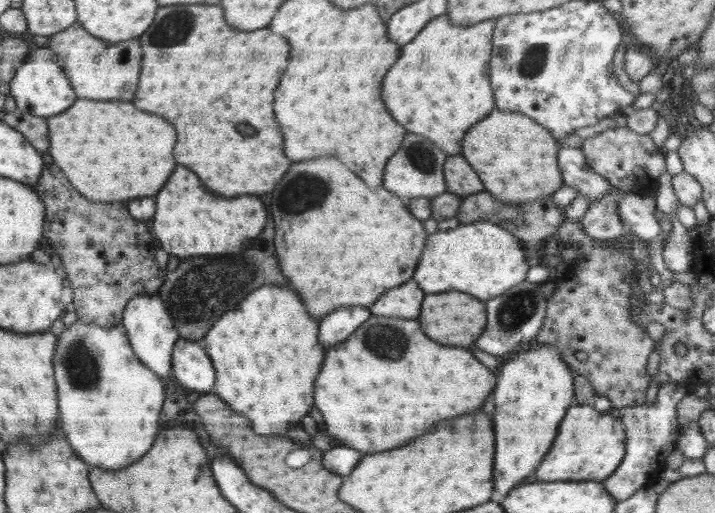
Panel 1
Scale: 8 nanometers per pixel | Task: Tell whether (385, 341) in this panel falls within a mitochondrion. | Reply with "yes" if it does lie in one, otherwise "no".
yes

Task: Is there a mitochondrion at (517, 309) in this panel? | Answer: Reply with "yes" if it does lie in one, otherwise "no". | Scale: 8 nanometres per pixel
yes

